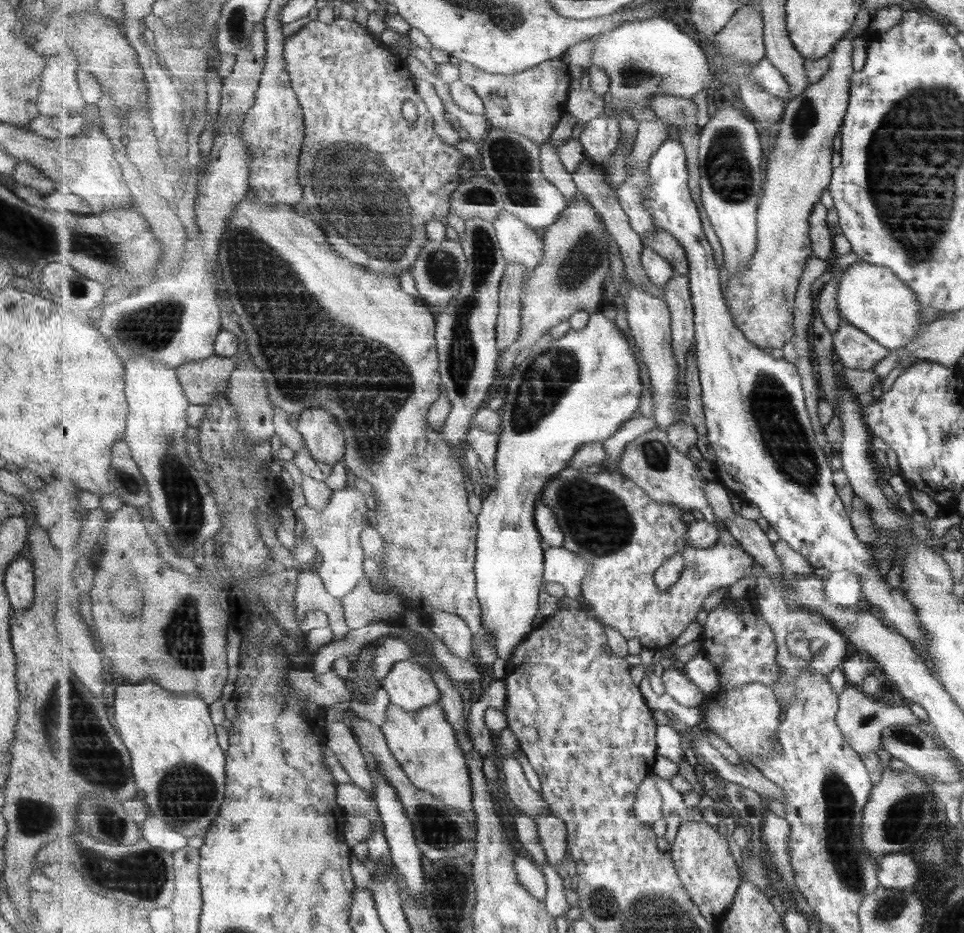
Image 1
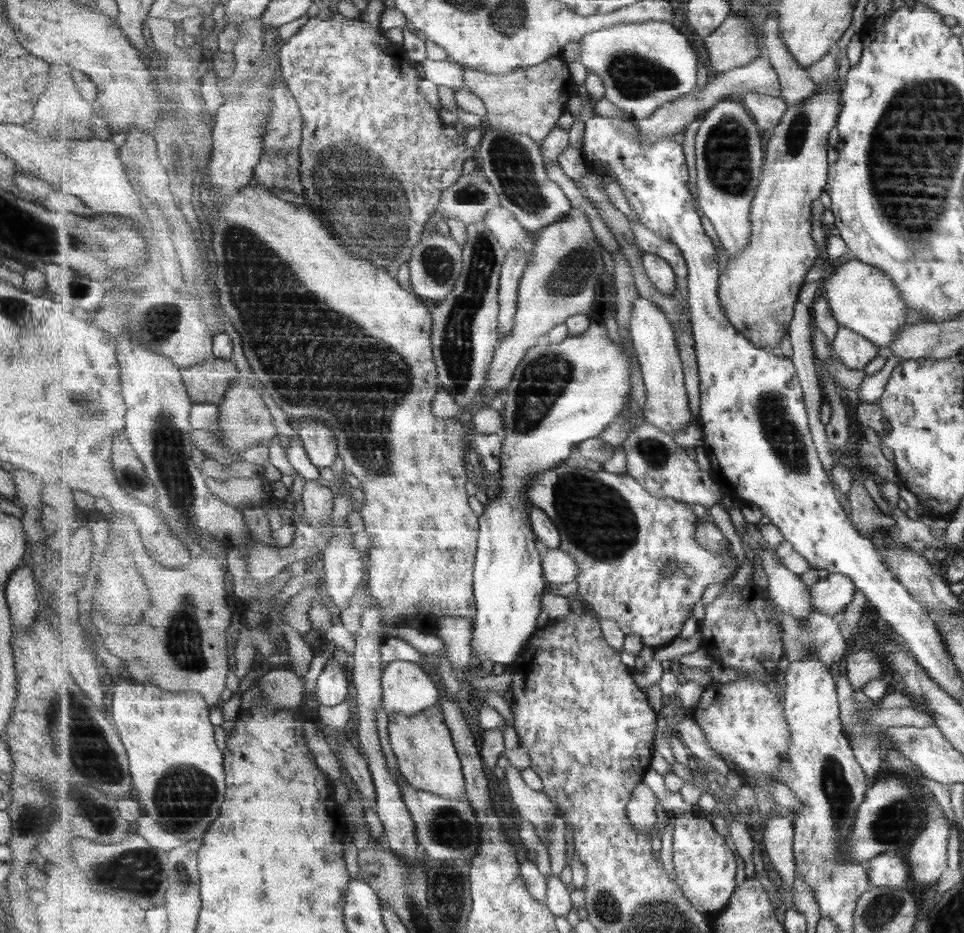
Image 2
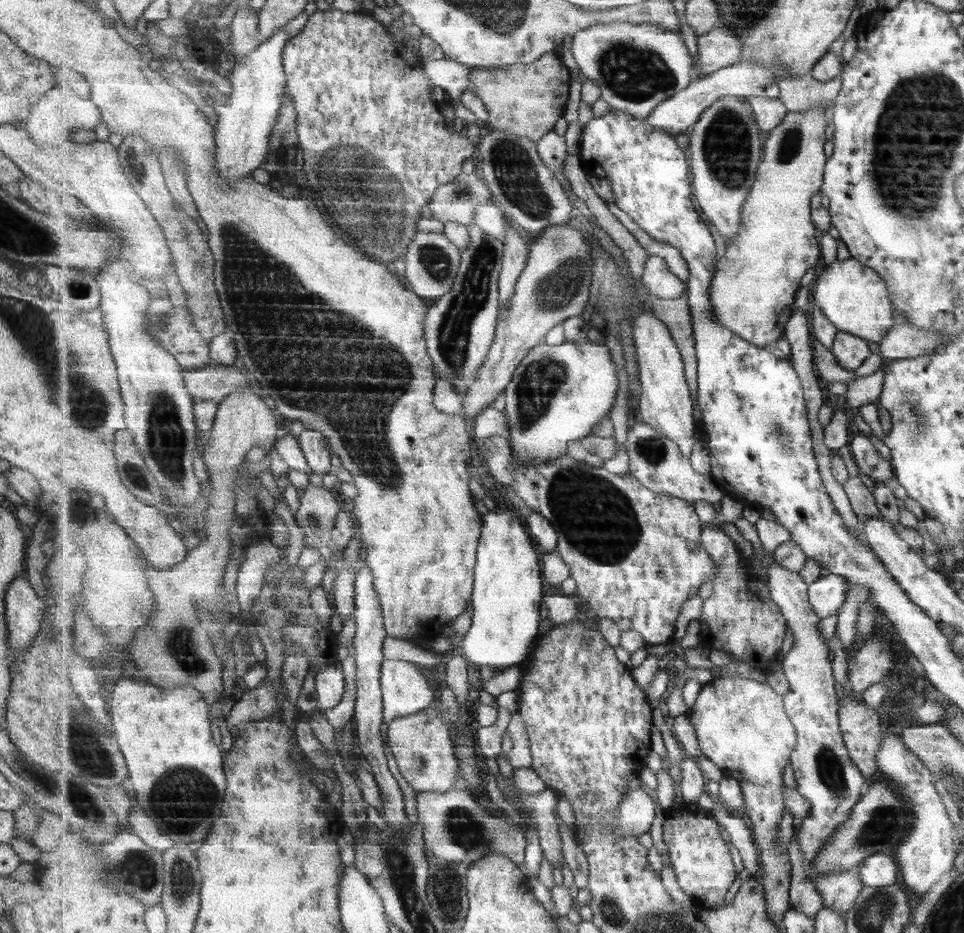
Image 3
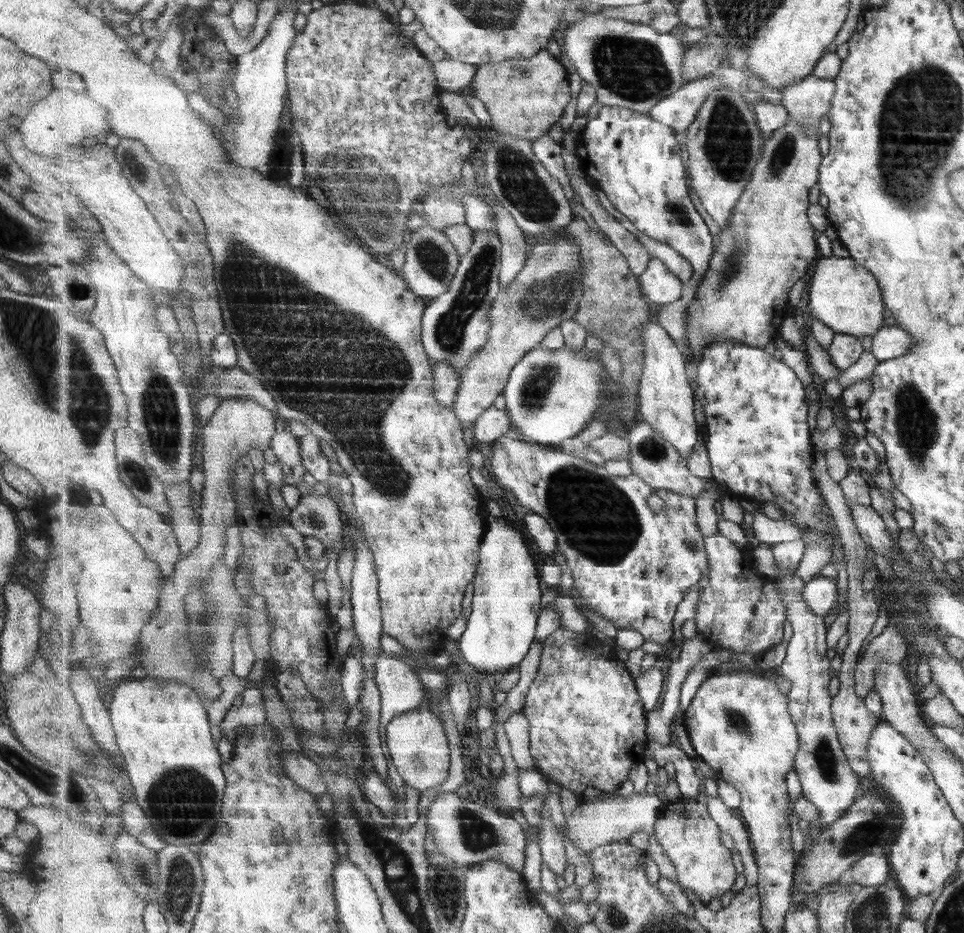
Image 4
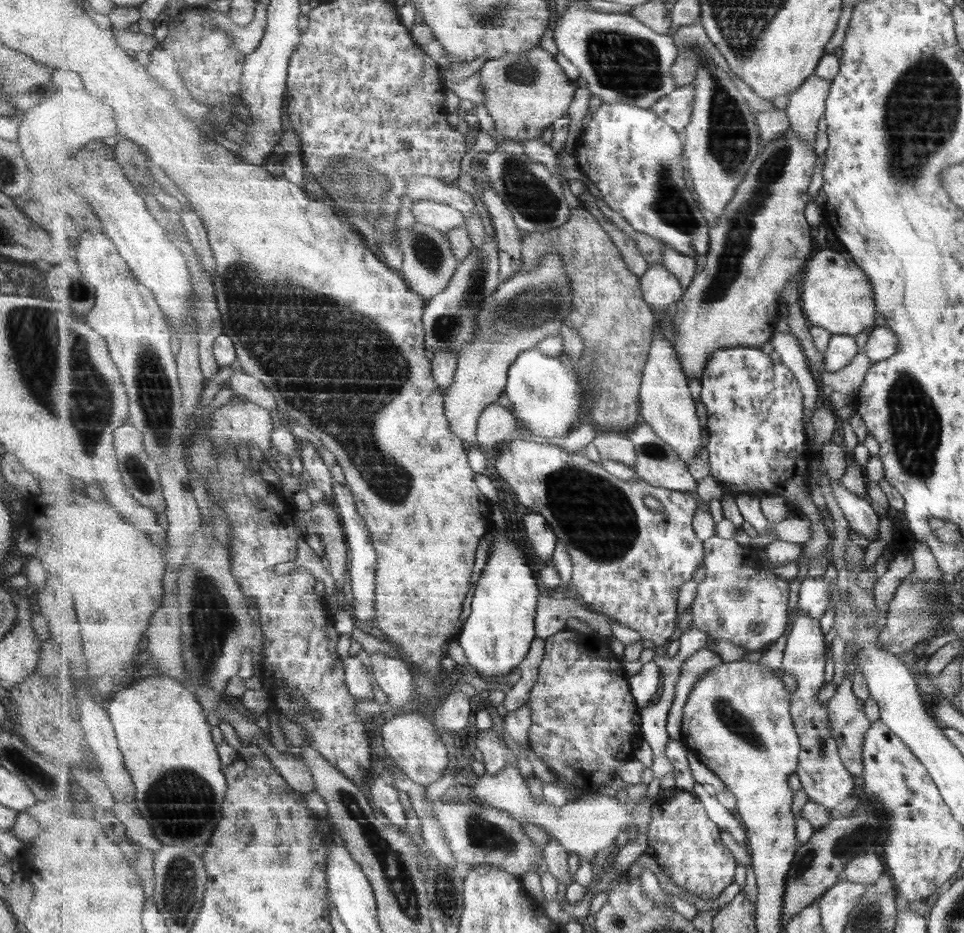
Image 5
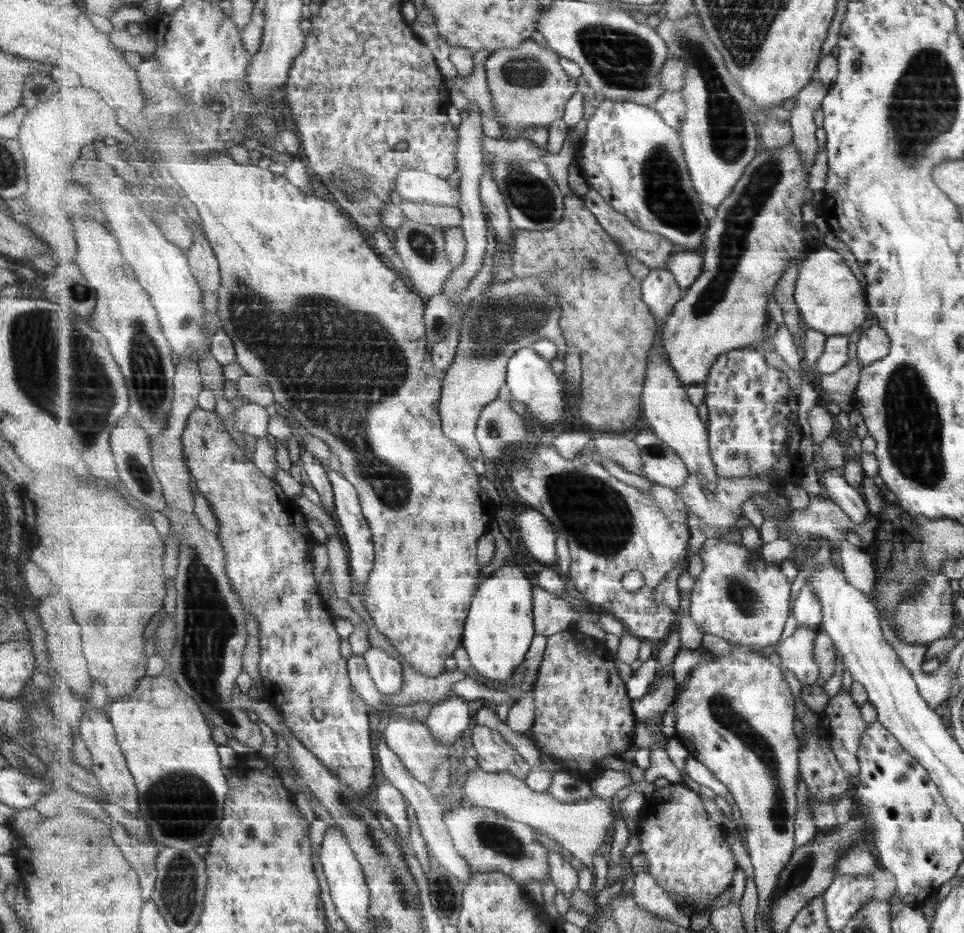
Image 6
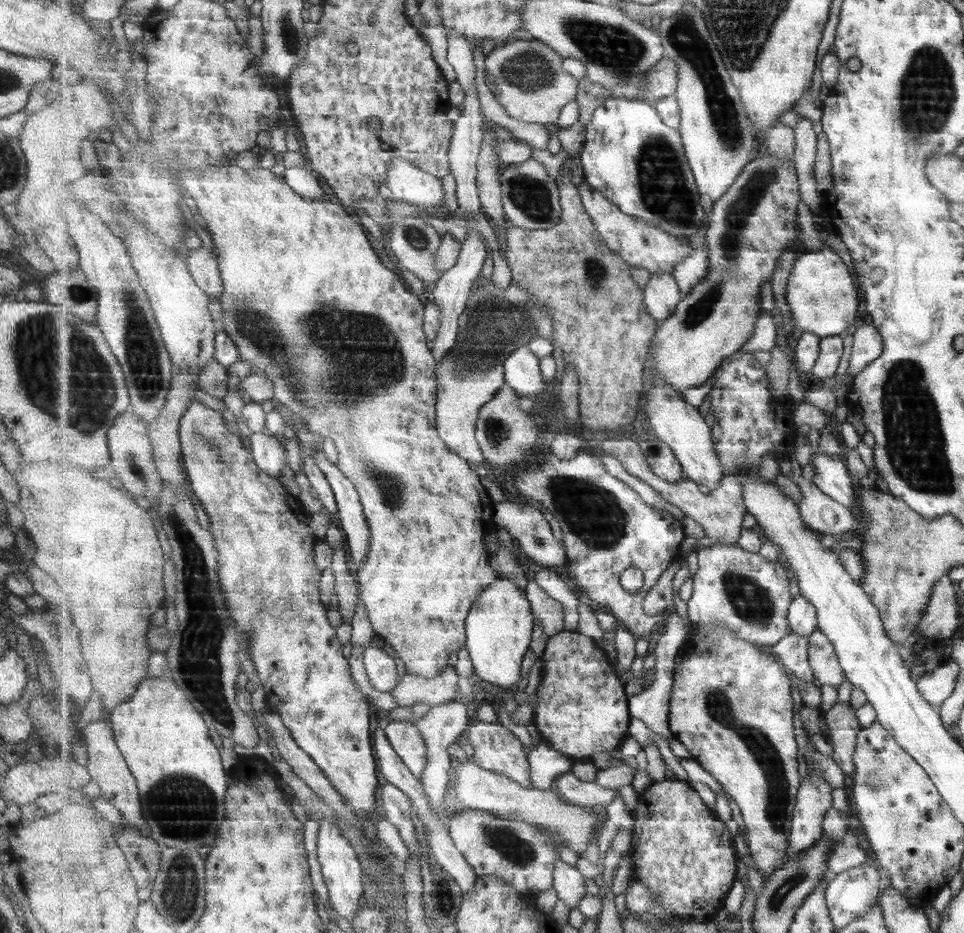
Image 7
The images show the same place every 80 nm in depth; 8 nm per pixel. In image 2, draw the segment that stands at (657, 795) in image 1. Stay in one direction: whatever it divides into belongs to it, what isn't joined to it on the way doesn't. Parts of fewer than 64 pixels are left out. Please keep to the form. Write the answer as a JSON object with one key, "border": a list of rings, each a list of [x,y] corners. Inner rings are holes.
{"border":[[[641,783],[633,791],[628,804],[628,817],[637,832],[653,832],[657,822],[657,802],[657,795],[647,784]]]}

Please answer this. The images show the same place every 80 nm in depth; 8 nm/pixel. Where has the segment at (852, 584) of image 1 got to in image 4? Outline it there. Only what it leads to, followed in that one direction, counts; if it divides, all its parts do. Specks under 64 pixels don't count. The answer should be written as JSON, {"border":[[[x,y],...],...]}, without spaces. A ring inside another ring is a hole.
{"border":[[[820,575],[813,578],[805,585],[804,597],[817,616],[829,616],[839,598],[836,580]]]}

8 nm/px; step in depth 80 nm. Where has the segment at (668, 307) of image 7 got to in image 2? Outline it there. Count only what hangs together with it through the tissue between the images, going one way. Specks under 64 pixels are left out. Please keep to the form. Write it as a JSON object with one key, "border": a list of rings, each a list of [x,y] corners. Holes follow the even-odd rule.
{"border":[[[645,252],[642,254],[642,259],[647,276],[649,280],[653,282],[653,286],[655,286],[661,294],[674,297],[679,285],[676,272],[669,264],[669,261],[661,258],[659,255]]]}

